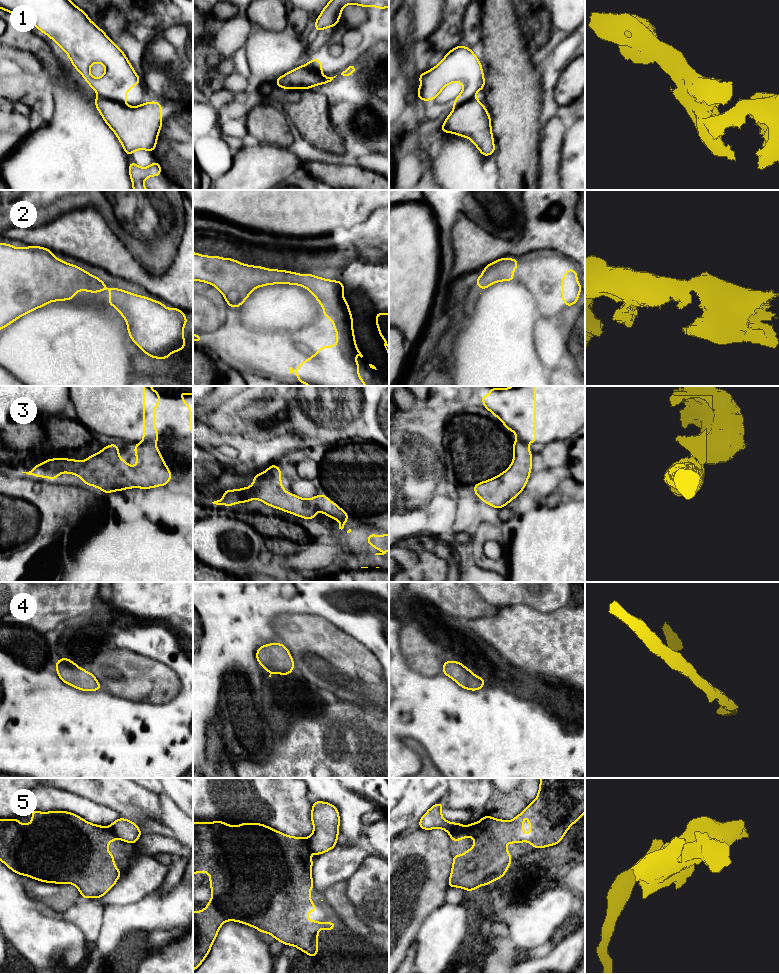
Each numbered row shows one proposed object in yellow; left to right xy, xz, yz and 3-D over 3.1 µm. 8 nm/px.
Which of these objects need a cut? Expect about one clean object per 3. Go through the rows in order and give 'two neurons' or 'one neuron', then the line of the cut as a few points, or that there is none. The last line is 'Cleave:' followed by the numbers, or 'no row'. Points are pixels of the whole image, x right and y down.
1: two neurons; cut in xy along (101, 96), (125, 105)
2: one neuron; no cut
3: two neurons; cut in xy along (150, 441), (143, 443)
4: one neuron; no cut
5: two neurons; cut in yz along (462, 827), (450, 834)
Cleave: 1, 3, 5

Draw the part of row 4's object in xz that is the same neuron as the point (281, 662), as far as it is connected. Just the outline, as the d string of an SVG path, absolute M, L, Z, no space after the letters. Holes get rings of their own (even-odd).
M270 643L259 647L256 652L256 659L266 672L270 672L269 677L271 677L272 673L288 676L293 671L295 665L290 652L282 643Z

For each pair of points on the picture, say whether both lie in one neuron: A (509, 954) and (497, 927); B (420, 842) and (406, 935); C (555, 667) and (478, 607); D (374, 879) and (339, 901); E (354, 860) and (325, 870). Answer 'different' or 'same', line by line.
A: different
B: same
C: different
D: different
E: same

